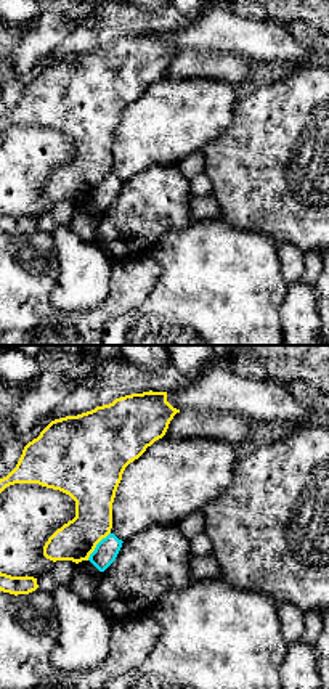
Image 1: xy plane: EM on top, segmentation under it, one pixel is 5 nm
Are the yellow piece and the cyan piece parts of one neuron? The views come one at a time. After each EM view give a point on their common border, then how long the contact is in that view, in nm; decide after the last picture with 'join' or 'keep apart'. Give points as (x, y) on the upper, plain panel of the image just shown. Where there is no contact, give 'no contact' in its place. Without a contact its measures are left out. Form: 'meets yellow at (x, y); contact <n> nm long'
meets yellow at (95, 187); contact 180 nm long

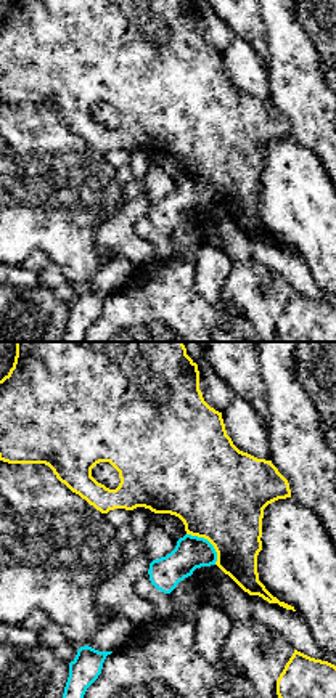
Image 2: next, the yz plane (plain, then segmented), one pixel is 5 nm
meets yellow at (209, 182); contact 220 nm long

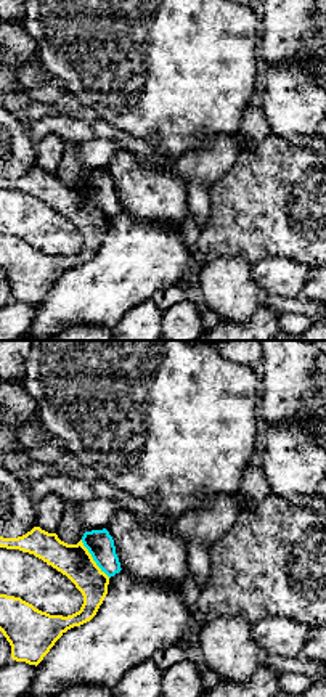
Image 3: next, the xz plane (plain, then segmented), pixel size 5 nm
meets yellow at (92, 199); contact 240 nm long

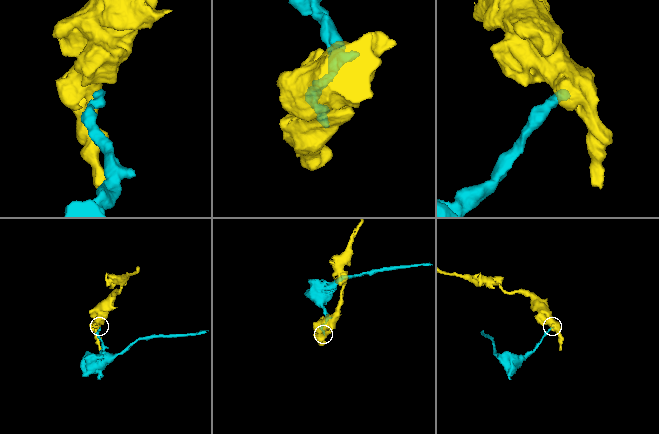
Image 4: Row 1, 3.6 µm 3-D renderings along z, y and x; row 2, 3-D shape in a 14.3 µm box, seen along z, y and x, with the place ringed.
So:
keep apart

